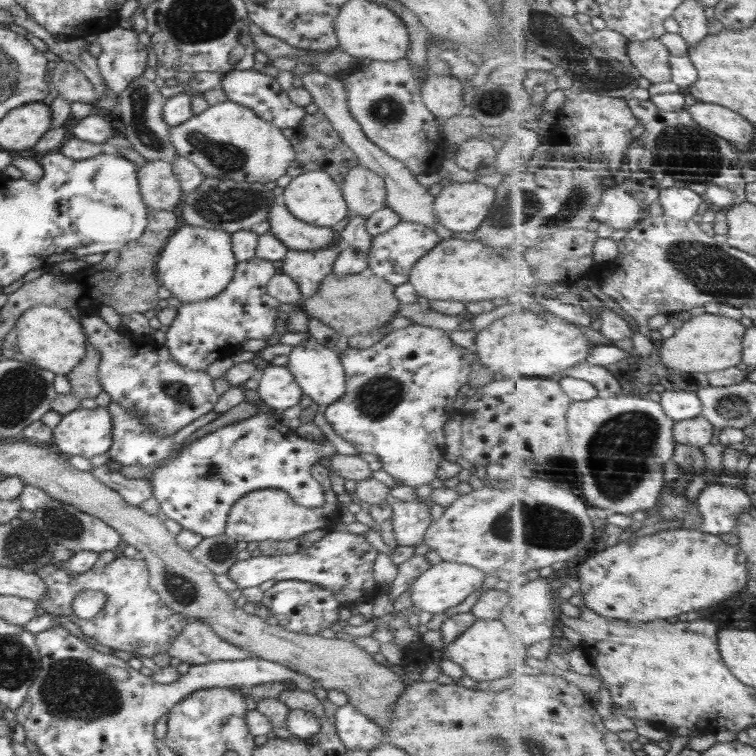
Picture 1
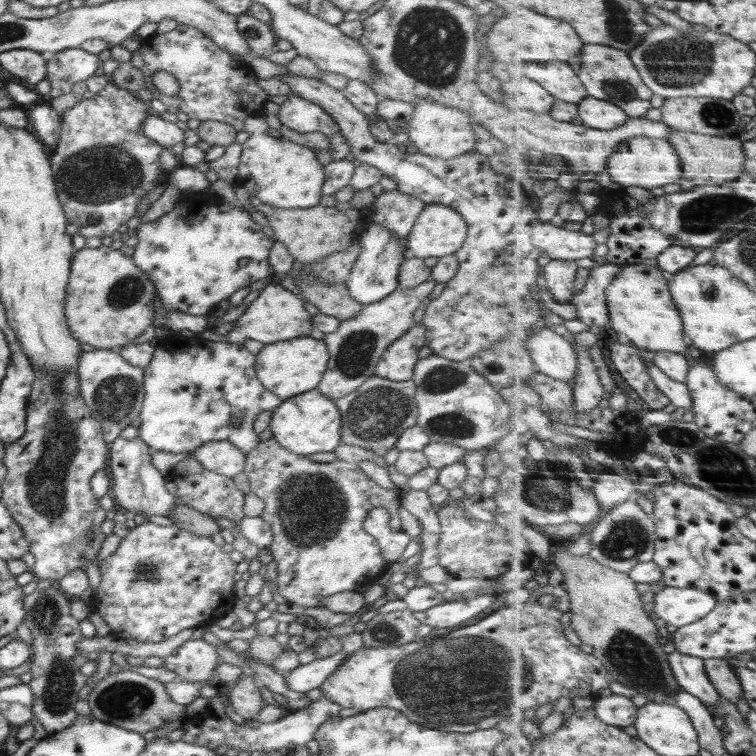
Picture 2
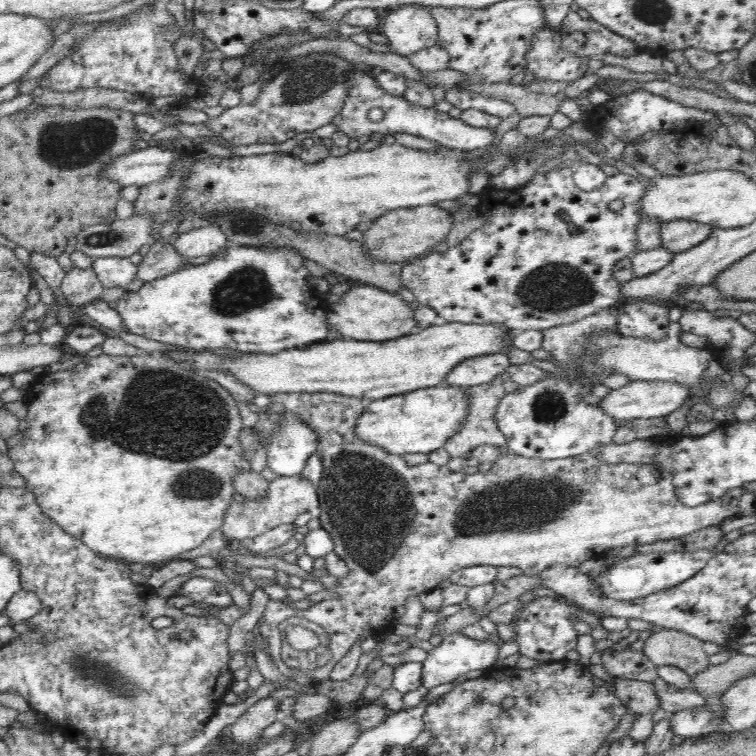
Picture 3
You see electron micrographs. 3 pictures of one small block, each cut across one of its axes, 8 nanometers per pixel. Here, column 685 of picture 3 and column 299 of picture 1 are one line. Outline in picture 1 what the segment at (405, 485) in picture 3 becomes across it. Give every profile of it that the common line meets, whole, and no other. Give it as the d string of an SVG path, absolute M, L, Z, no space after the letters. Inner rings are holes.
M316 463L312 470L313 476L321 485L324 492L326 504L320 508L308 508L298 505L292 497L281 489L263 489L249 494L246 497L234 502L228 520L226 522L225 535L235 541L260 542L260 541L281 541L292 540L302 534L318 529L329 529L331 525L341 520L341 511L336 505L337 494L332 491L330 470L320 463Z

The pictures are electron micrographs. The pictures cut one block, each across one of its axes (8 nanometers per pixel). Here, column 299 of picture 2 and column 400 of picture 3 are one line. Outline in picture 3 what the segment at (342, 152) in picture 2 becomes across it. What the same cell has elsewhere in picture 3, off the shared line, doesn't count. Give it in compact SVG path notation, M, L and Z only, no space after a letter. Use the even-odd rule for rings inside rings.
M357 65L356 70L348 72L348 98L344 102L340 114L331 122L337 126L337 130L341 130L347 134L350 139L357 138L363 134L371 135L374 132L380 134L394 134L395 132L407 132L420 138L427 138L432 142L437 142L442 147L448 147L462 152L474 150L475 148L484 148L488 144L493 144L496 140L494 129L476 128L470 126L462 119L453 118L448 113L436 110L435 107L424 107L414 105L404 97L392 96L382 90L375 79L374 69L366 69L364 65ZM372 108L380 108L384 111L384 117L379 122L373 122L368 118Z

